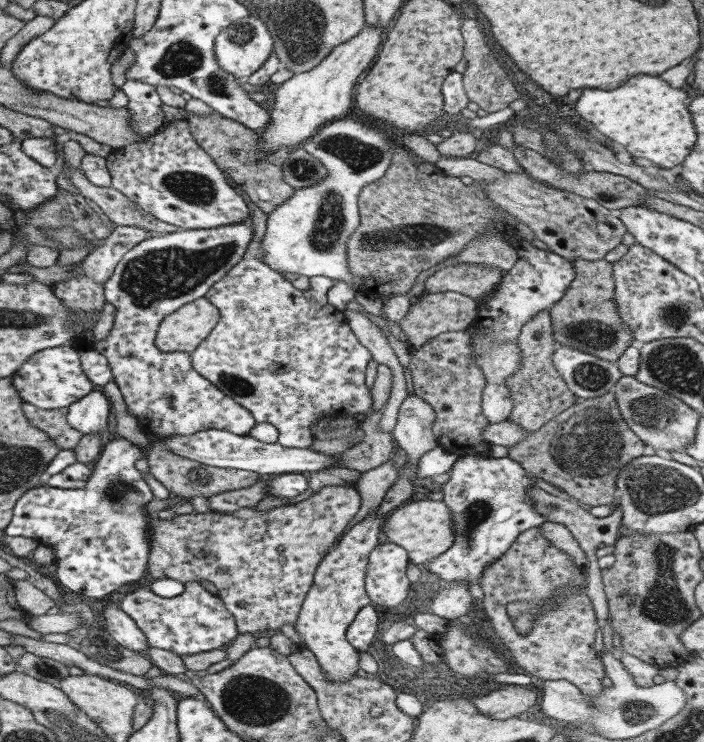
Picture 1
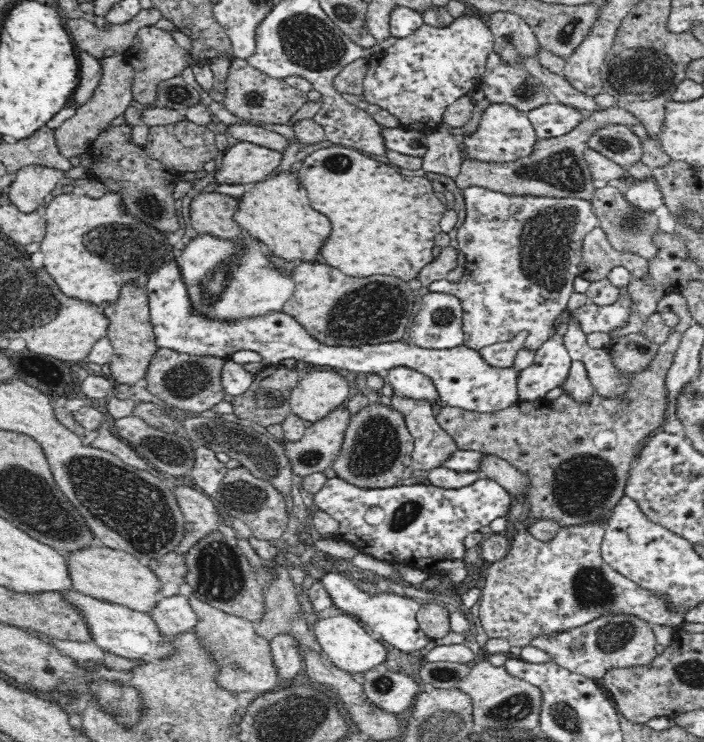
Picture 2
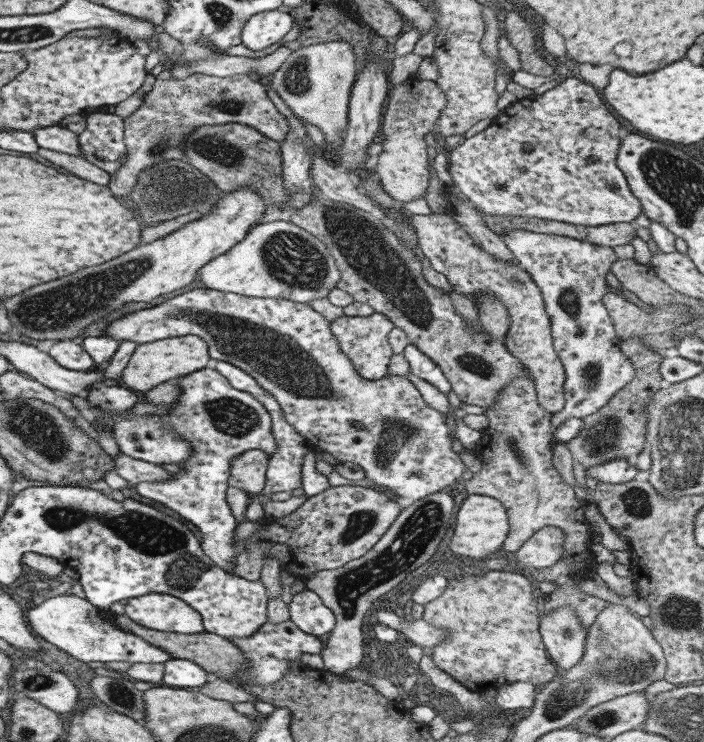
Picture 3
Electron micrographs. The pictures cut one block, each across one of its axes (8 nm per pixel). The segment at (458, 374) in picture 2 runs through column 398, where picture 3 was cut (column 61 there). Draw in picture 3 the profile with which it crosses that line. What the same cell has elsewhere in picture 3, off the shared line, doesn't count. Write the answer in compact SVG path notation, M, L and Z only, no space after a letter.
M78 340L57 341L47 354L59 365L67 370L91 371L91 357L83 350Z

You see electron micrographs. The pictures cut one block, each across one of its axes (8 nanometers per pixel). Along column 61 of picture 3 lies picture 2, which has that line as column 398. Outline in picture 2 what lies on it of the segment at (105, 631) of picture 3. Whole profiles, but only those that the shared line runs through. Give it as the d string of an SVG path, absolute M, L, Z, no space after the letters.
M317 571L317 582L328 593L332 605L342 610L344 615L354 616L362 625L366 624L374 634L380 636L382 642L390 644L396 650L404 653L416 652L416 650L423 652L431 641L419 627L415 617L422 604L418 597L410 599L399 590L392 592L386 589L382 589L381 593L369 594L355 585L355 578L348 573L323 574Z

